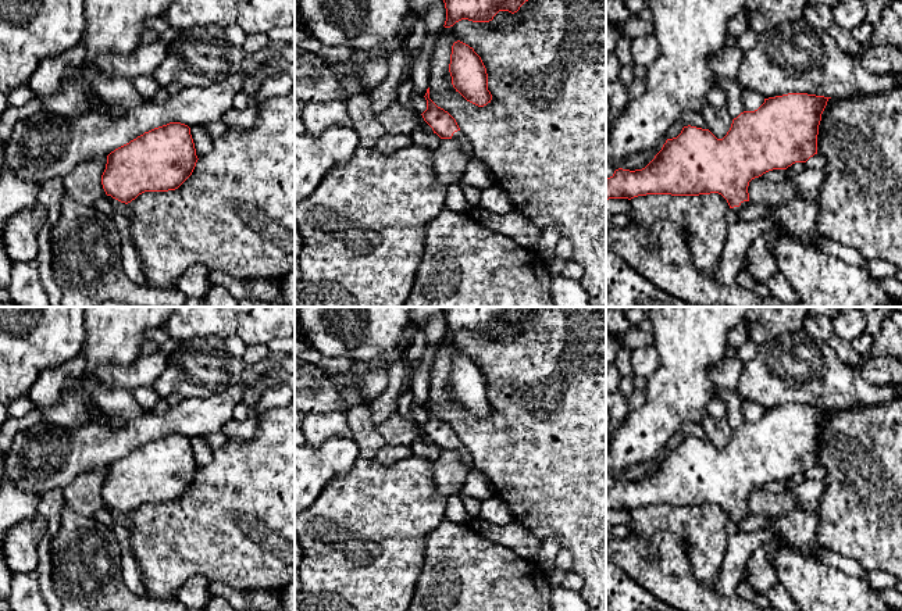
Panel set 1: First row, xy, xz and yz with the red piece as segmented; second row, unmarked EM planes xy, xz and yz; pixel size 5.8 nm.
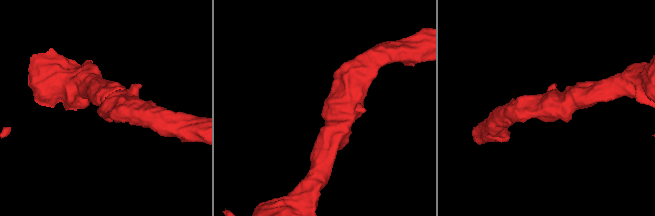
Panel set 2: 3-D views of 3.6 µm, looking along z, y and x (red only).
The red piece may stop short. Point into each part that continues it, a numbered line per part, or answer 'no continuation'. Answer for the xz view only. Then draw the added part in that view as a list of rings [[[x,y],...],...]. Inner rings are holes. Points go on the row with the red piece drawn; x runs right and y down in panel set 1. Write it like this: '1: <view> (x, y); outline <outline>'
1: xz (464, 145); outline [[[461,131],[454,132],[453,136],[452,136],[452,139],[454,139],[454,140],[459,142],[460,149],[461,149],[464,153],[473,156],[473,153],[471,153],[471,143],[470,143],[468,139],[463,135]]]

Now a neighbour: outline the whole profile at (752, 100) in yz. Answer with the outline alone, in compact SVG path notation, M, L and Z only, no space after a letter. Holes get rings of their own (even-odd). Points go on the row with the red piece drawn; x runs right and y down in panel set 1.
M742 89L741 100L745 111L755 111L764 103L764 97L760 93L749 89Z

